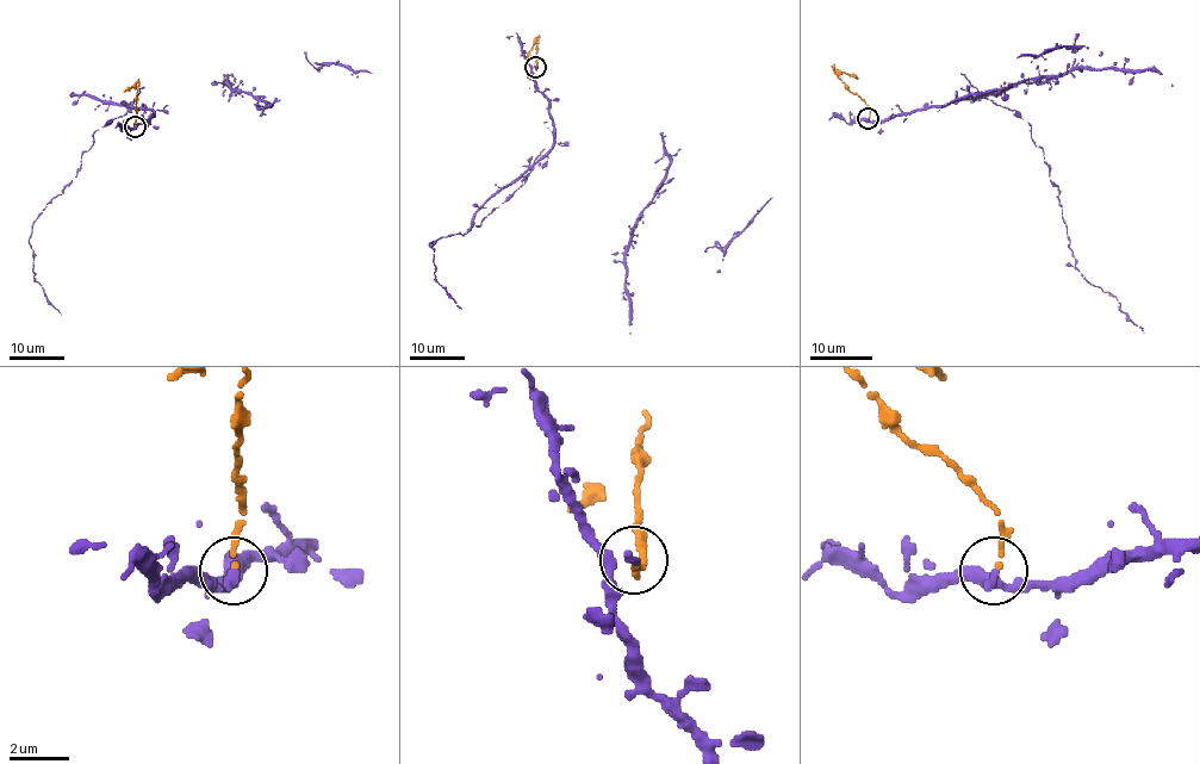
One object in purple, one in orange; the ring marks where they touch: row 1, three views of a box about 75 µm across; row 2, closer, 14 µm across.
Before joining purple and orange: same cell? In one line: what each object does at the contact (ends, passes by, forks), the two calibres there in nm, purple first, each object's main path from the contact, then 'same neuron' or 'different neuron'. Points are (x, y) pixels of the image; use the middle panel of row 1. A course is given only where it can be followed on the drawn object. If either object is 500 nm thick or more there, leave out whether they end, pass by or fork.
purple ends there; orange ends there; 280 nm thick on the purple side, 180 nm on the other; purple runs (535, 67), (532, 79), (548, 101), (553, 147), (480, 224), (429, 243), (436, 280), (461, 309); orange runs (535, 68), (538, 42), (524, 58); different neuron

